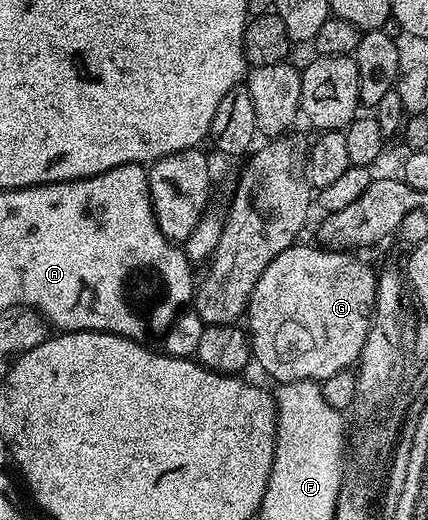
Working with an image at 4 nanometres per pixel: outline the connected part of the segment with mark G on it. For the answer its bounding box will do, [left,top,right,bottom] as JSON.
[246,242,377,384]

